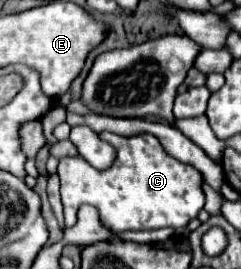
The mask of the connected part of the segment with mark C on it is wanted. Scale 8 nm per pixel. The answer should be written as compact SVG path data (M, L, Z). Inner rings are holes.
M109 131L99 133L105 141L109 141L117 149L117 159L107 171L97 171L91 167L85 159L81 157L63 157L57 169L57 175L61 179L61 201L63 201L63 211L65 211L65 227L75 225L77 221L77 209L81 205L93 205L99 209L101 221L111 229L111 231L143 231L143 229L159 229L159 227L185 227L205 205L205 195L203 195L203 175L187 163L177 161L175 157L167 155L165 149L161 147L159 139L149 133L133 135L133 137L121 137Z

